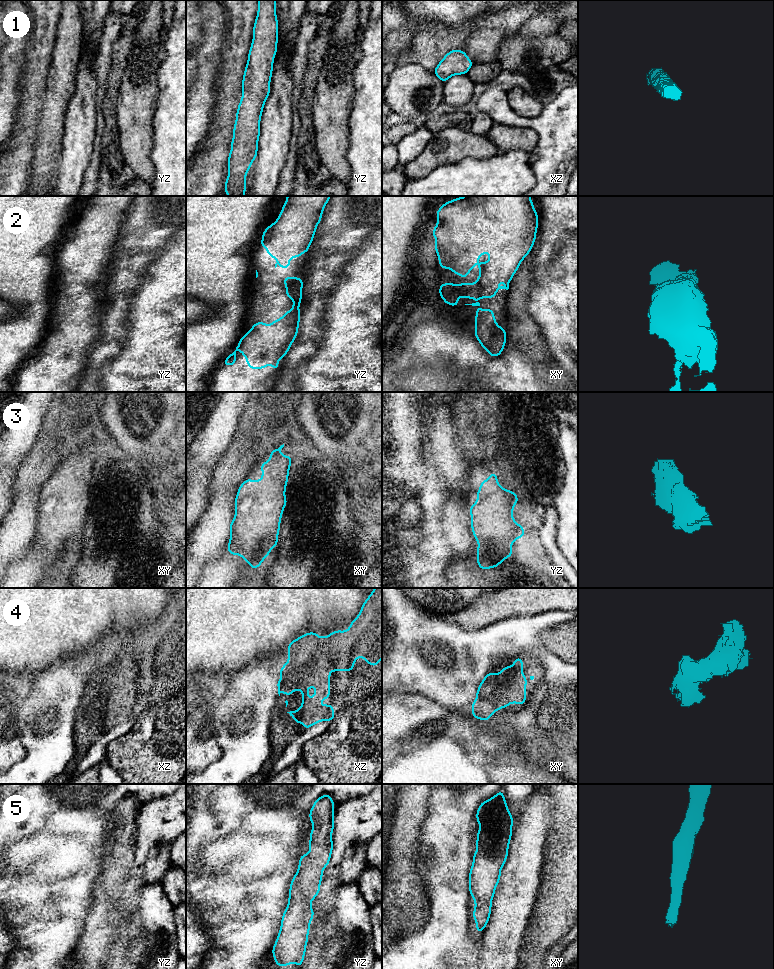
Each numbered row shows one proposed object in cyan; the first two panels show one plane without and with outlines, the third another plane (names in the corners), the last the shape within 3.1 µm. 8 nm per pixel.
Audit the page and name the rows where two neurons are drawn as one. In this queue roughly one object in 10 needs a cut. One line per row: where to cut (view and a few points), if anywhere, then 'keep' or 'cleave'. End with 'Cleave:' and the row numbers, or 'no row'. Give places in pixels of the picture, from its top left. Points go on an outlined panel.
1: no cut; keep
2: no cut; keep
3: no cut; keep
4: cut in xy along (497, 673), (486, 684), (489, 699), (475, 701); cleave
5: no cut; keep
Cleave: 4

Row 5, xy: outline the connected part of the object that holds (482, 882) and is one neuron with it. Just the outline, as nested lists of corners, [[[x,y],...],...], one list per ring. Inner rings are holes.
[[[502,790],[480,804],[476,819],[480,829],[468,879],[469,893],[475,902],[473,918],[476,931],[480,933],[489,922],[495,887],[499,884],[512,838],[514,818]]]

